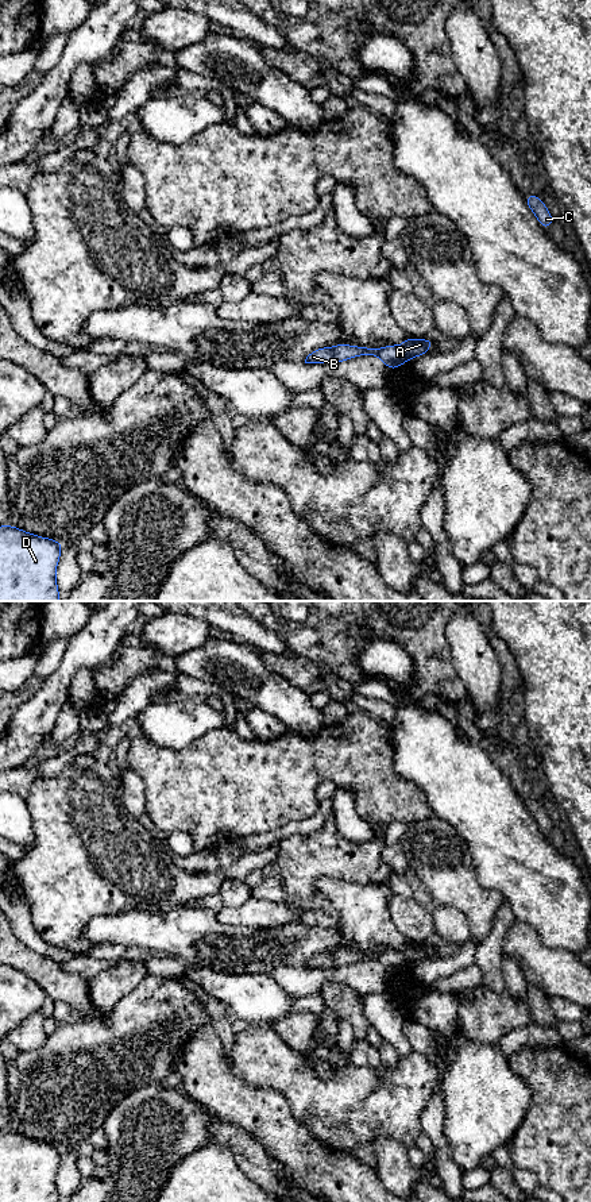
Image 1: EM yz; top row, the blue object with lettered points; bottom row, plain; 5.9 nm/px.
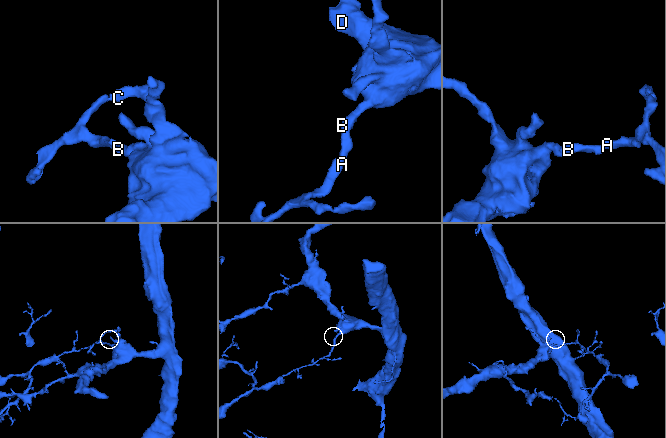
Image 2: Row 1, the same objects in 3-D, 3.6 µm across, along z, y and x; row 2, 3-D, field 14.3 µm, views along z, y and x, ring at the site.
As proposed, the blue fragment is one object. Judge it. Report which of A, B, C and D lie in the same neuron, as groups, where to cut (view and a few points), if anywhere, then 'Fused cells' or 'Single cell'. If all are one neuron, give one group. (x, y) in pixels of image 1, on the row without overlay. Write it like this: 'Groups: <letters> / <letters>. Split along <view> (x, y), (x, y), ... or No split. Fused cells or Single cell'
Groups: A C / B D. Split along yz (401, 951), (408, 963). Fused cells

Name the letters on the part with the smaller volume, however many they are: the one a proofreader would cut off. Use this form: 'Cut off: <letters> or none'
Cut off: A, C

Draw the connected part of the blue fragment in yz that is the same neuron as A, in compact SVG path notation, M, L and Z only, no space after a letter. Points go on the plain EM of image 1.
M406 941L402 953L405 955L406 963L410 966L414 962L425 960L429 953L434 951L434 945L432 944L413 944Z

